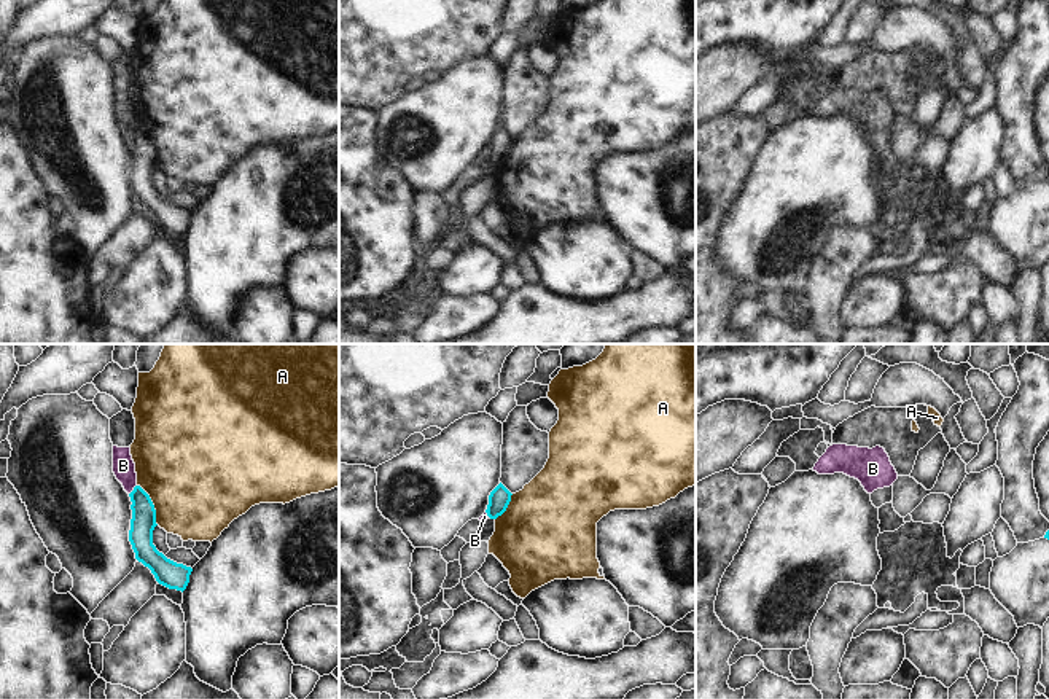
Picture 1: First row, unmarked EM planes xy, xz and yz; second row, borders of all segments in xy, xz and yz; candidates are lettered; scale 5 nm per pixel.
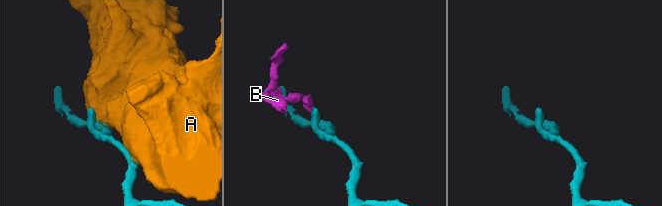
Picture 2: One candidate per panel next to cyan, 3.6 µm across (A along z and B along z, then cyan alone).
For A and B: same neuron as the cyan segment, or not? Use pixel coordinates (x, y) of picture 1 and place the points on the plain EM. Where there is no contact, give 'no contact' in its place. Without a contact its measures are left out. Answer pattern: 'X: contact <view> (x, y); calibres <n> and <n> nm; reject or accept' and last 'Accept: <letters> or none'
A: contact xy (153, 148); calibres 130 and 500 nm; reject
B: contact xy (134, 132); calibres 130 and 110 nm; reject
Accept: none

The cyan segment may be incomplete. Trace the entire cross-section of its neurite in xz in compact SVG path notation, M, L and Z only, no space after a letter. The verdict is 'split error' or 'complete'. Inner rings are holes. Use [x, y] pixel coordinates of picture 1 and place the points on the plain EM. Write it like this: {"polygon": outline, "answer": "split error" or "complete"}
{"polygon": "M500 126L489 139L487 159L490 162L501 159L511 145L511 139L513 137Z", "answer": "complete"}

